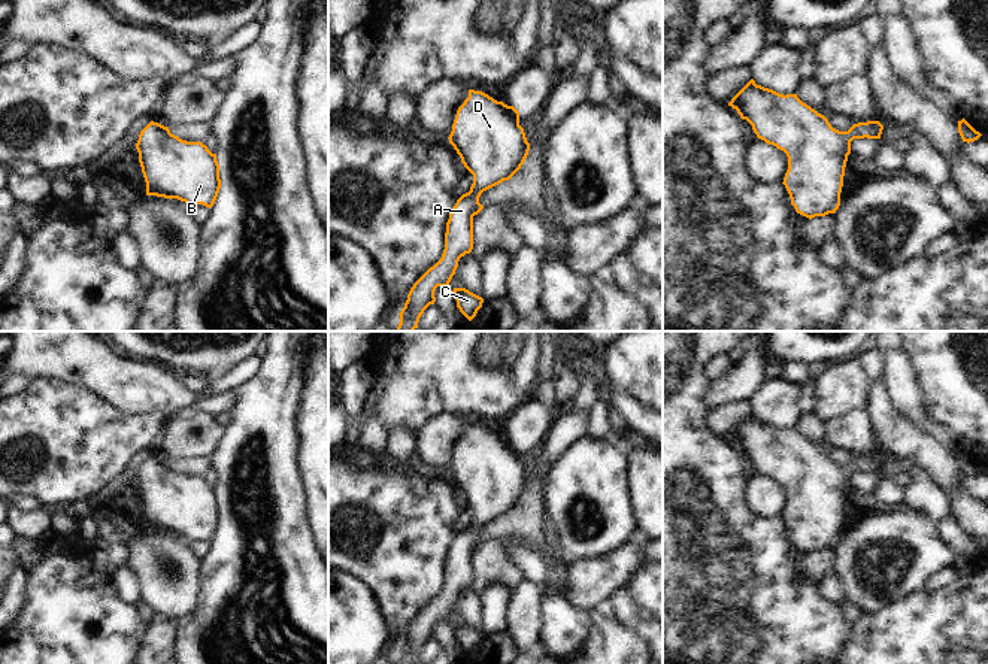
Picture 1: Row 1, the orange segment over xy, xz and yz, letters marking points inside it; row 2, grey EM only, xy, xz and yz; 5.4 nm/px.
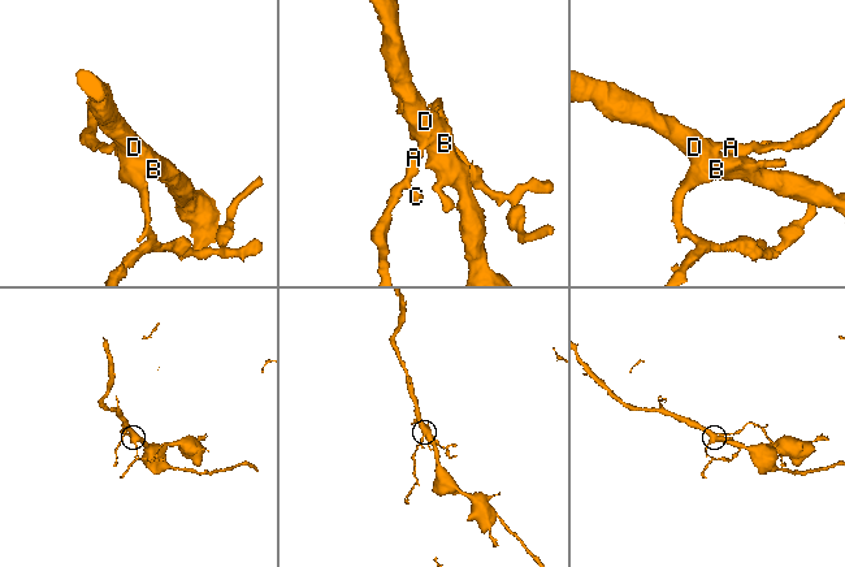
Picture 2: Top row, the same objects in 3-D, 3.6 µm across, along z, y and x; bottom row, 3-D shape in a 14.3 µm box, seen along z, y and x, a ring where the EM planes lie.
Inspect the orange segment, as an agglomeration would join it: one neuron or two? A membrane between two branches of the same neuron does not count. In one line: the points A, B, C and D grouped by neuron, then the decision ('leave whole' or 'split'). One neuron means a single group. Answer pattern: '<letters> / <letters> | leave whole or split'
A B C D | leave whole

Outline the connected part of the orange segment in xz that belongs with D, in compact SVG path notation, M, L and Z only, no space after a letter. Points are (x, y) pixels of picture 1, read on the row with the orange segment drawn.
M469 90L469 97L458 107L448 139L473 175L473 184L452 207L442 258L410 288L395 331L418 328L421 315L436 301L436 288L449 285L460 258L473 249L473 216L484 209L479 203L481 194L509 181L530 151L519 125L519 112L475 90Z

